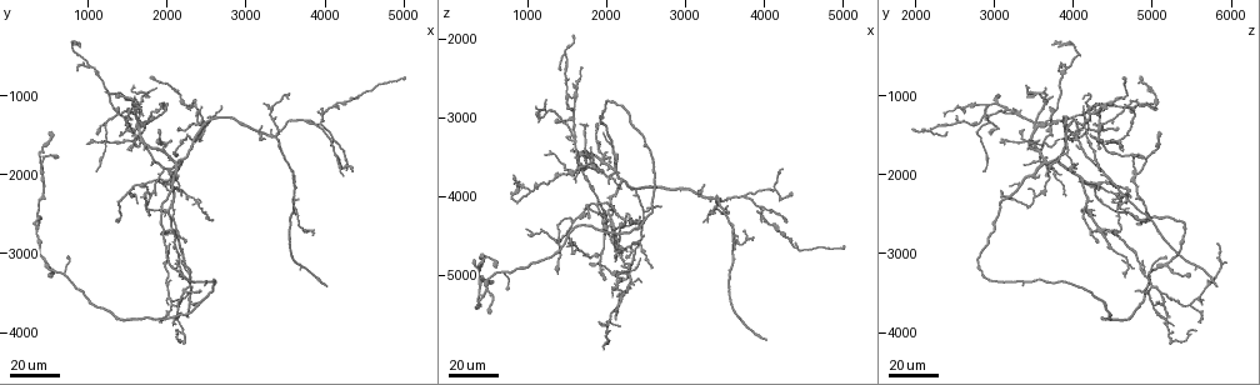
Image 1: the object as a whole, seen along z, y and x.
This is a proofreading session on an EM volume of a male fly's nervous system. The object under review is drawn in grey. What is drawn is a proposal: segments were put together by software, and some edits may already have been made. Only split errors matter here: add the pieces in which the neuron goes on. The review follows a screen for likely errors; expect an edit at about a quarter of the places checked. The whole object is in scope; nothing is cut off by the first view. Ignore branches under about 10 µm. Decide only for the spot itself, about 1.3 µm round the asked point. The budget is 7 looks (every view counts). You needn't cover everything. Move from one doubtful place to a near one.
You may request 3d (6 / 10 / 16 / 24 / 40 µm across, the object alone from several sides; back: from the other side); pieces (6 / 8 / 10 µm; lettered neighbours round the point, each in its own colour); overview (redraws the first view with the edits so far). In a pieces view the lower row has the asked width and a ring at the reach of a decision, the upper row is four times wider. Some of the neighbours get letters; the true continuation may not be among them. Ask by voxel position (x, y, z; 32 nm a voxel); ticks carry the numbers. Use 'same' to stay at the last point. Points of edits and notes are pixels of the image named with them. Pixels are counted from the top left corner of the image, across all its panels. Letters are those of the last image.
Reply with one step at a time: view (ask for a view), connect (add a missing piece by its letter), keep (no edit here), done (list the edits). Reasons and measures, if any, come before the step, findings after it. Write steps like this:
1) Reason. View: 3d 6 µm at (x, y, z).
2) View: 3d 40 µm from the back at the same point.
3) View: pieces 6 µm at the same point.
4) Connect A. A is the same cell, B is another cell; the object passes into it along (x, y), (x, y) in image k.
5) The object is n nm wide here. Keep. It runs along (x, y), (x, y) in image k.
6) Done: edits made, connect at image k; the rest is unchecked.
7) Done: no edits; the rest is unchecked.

End of a long branch. View: 3d 24 µm at (4000, 3400, 5850).

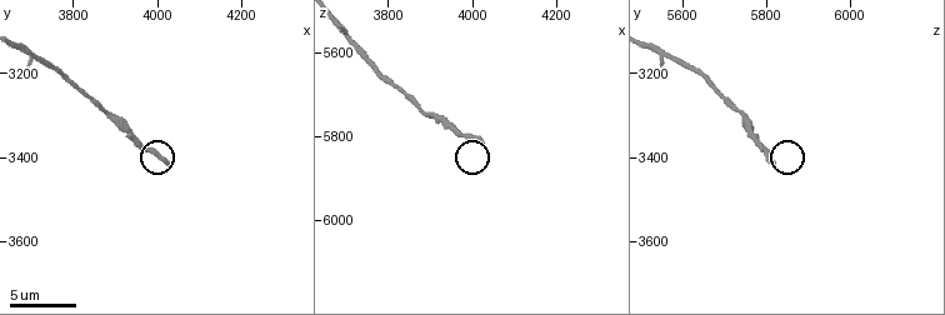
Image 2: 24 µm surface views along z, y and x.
See the neighbours. View: pieces 10 µm at (4025, 3415, 5815).

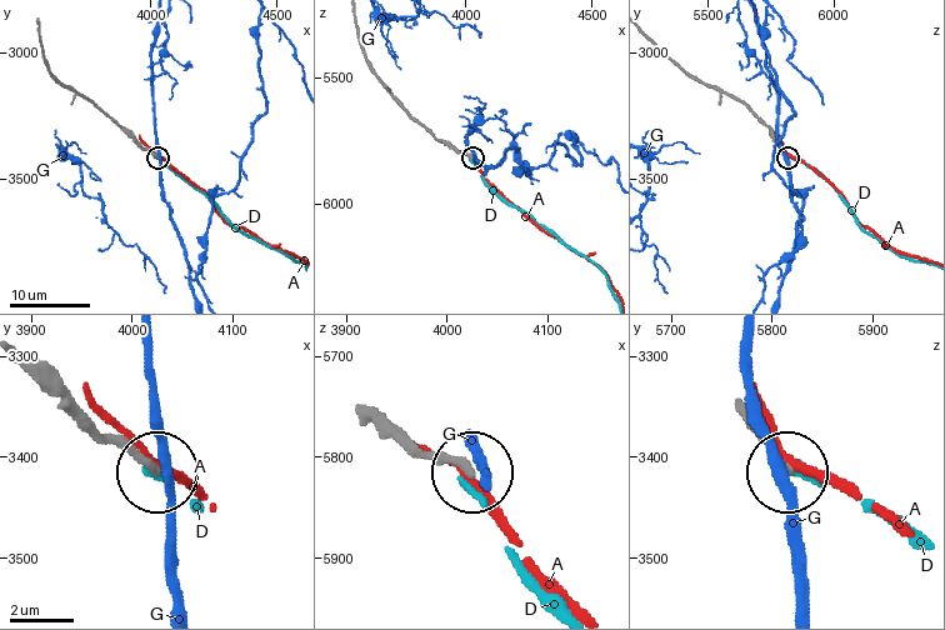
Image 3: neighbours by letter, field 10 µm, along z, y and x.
The object is 250 nm wide here. Keep. A, D and G are other cells; it runs along (383, 415), (423, 453), (469, 469) in image 3; none of them fits.

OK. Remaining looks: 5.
Long arm stops here. View: 3d 24 µm at (2550, 2600, 4900).

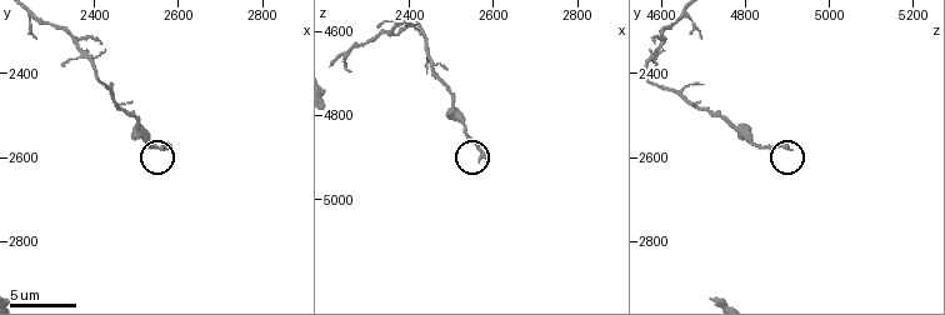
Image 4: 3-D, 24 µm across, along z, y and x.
View: pieces 10 µm at (2570, 2570, 4905).

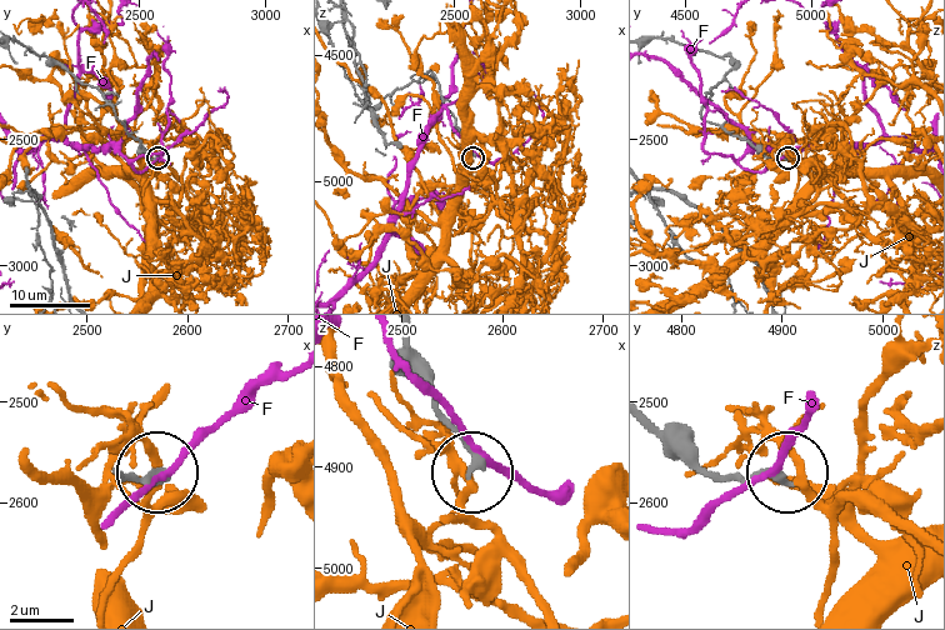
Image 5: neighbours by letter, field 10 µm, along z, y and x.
Keep. F and J are other cells; it runs along (655, 423), (711, 471), (781, 474) in image 5; no lettered piece goes on from it.

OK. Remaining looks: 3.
Free end. View: 3d 24 µm at (1900, 1550, 3100).

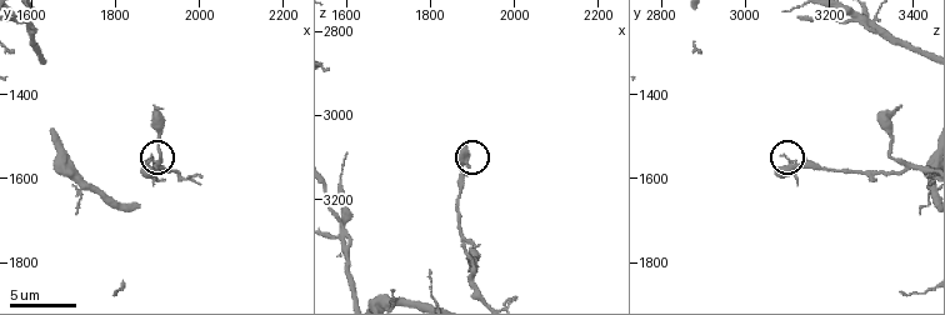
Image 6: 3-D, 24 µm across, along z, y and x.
View: pieces 6 µm at (1875, 1580, 3075).

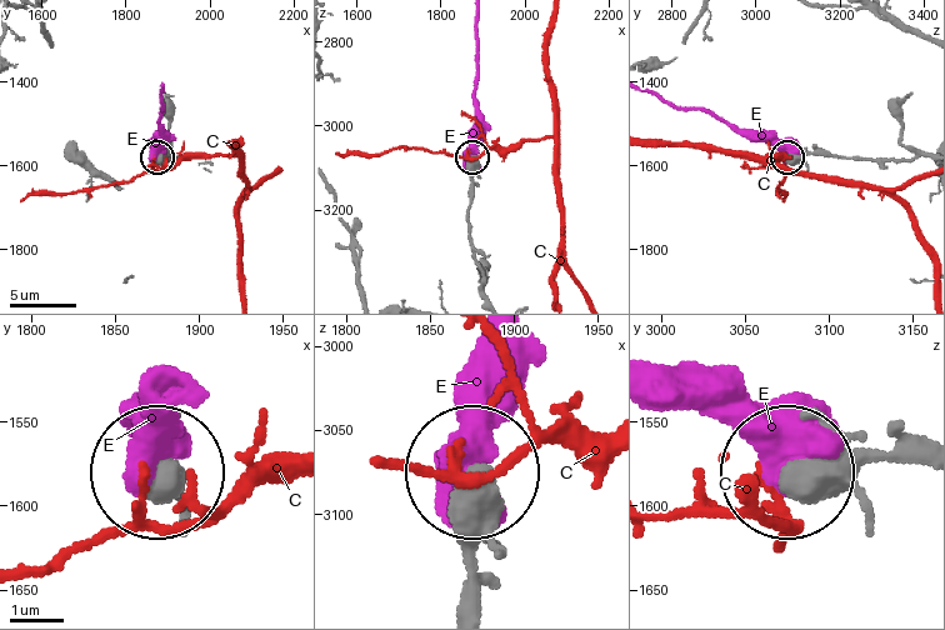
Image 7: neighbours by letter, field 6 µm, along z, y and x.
Keep. C and E are other cells; it runs along (913, 459), (796, 468) in image 7; no lettered piece goes on from it.

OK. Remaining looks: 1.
Done: no edits; the rest is unchecked.

